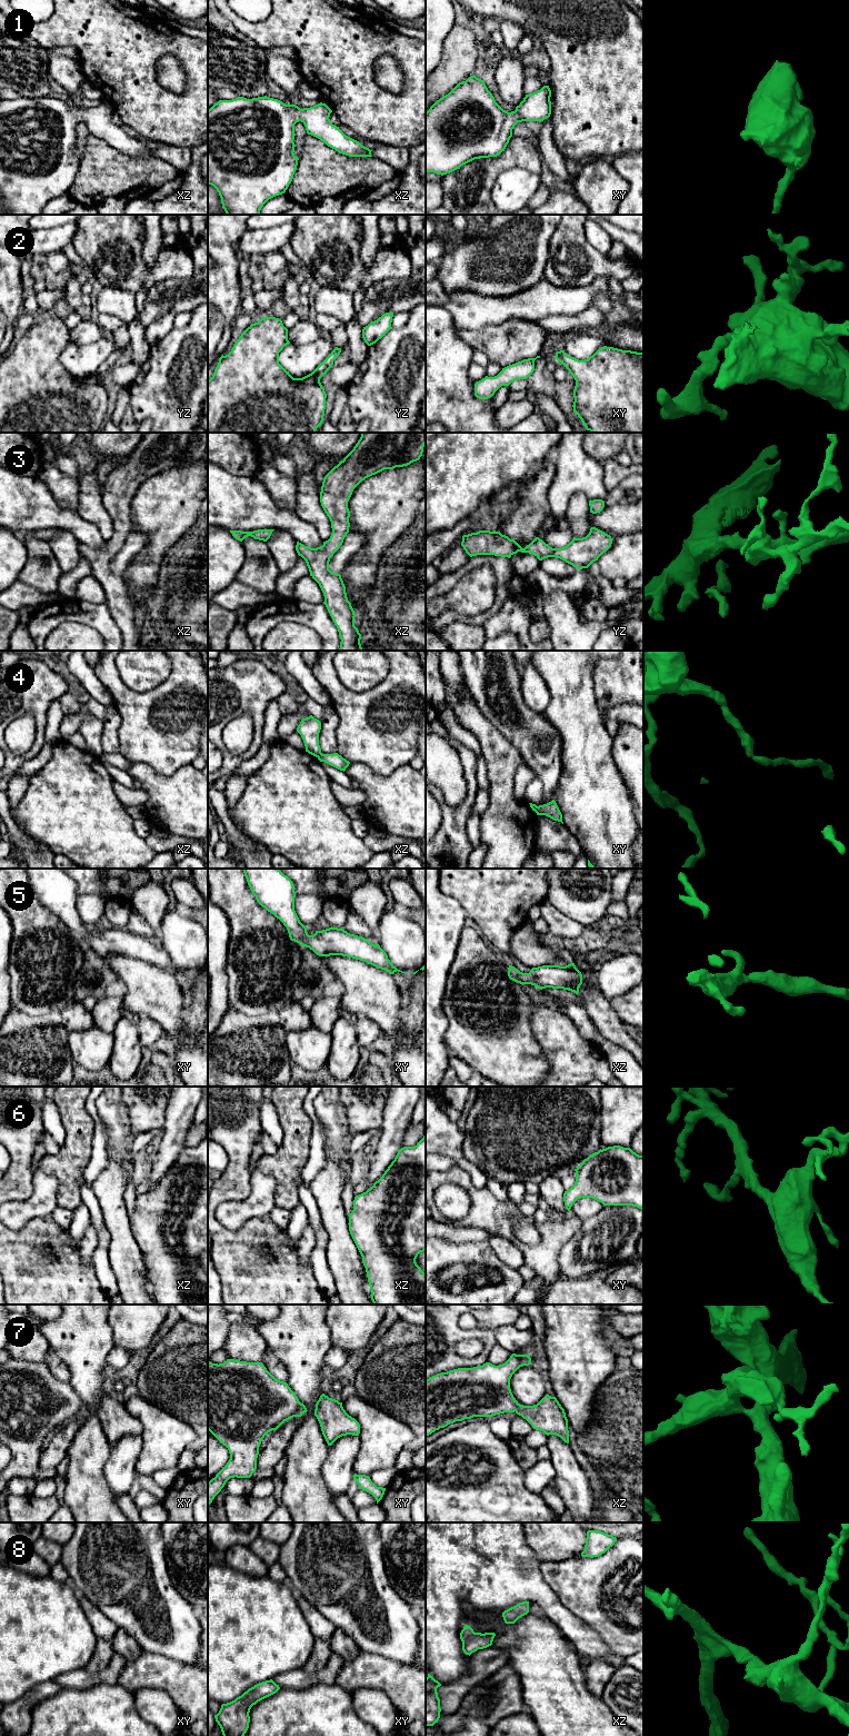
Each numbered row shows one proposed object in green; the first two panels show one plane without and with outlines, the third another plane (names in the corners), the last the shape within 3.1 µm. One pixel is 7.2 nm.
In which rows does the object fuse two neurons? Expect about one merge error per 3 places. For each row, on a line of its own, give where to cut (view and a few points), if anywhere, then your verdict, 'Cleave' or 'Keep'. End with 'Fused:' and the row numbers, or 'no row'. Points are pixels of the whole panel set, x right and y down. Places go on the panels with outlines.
1: No split. Keep
2: No split. Keep
3: No split. Keep
4: Split along xz (321, 753), (317, 756). Cleave
5: No split. Keep
6: No split. Keep
7: No split. Keep
8: No split. Keep
Fused: 4

